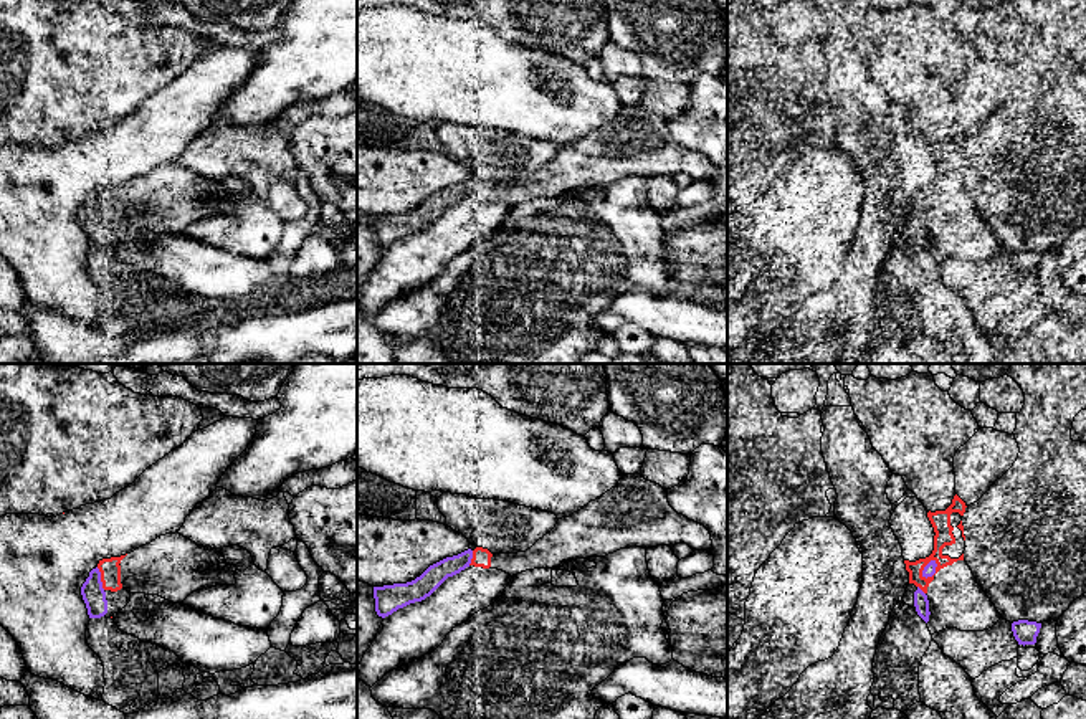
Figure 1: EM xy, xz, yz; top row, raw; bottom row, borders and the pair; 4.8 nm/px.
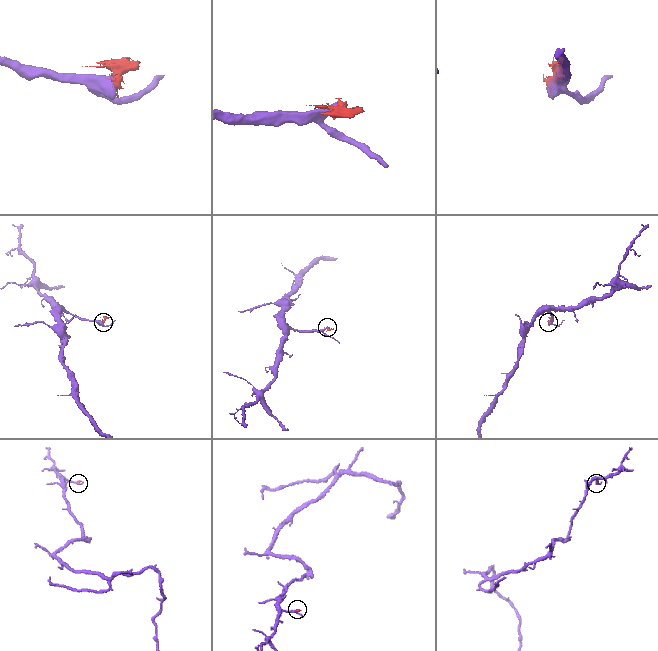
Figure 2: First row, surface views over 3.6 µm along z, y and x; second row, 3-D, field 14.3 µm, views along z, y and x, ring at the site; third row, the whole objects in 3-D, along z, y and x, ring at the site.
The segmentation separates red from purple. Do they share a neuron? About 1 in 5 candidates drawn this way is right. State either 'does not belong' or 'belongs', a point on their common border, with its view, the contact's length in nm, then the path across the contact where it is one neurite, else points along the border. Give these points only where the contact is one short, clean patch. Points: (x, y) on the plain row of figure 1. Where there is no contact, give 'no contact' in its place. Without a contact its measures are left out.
does not belong | yz (924, 195) | 110 nm

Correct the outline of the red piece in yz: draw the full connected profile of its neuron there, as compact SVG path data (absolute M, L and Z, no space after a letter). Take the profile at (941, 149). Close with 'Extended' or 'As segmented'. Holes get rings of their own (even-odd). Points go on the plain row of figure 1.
M955 124L952 134L945 140L927 142L927 147L934 157L934 180L929 187L919 188L916 192L904 190L906 200L909 202L909 213L919 217L927 223L932 207L924 207L924 197L934 190L937 193L936 203L952 195L957 190L964 190L965 165L962 155L962 145L965 142L965 132Z. Extended

